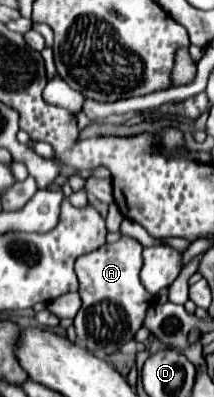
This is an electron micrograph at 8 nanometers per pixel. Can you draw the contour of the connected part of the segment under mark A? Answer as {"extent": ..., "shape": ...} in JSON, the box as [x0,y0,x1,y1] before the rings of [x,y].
{"extent":[75,235,155,357],"shape":[[[123,235],[117,243],[105,243],[93,253],[85,253],[75,261],[75,273],[79,279],[81,309],[75,315],[77,343],[89,349],[95,357],[109,357],[119,351],[121,345],[129,343],[135,333],[143,327],[145,313],[155,297],[143,287],[139,273],[143,267],[143,245]]]}

